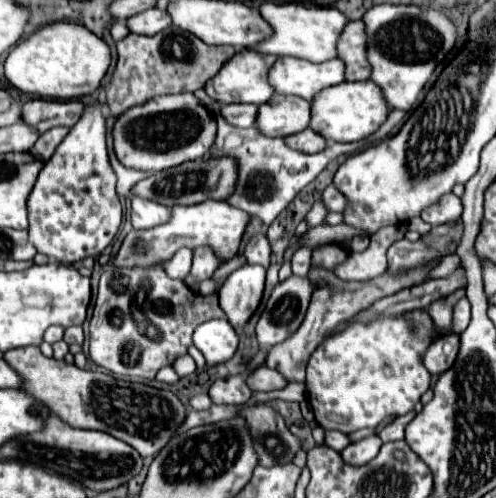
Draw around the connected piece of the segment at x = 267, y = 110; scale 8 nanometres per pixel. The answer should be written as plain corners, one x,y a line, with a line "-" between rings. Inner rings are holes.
275,94
267,104
259,106
255,126
267,136
291,136
307,128
311,116
311,104
297,96

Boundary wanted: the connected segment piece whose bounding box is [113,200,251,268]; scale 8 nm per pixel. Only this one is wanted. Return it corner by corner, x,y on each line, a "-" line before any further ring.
205,200
203,204
193,204
193,206
175,206
173,208
173,216
167,224
151,228
151,230
133,230
125,236
119,254
115,256
113,264
115,266
125,266
125,268
133,268
133,266
155,266
161,262
167,262
173,258
173,254
187,246
187,248
197,248
197,246
205,246
209,244
217,256
229,260
237,256
243,232
249,224
251,216
239,208
233,208
229,202
225,200

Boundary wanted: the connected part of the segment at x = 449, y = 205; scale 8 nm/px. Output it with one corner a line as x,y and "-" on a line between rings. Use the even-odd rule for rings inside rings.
447,194
447,196
443,196
443,200
439,204
431,204
431,208
425,208
421,212
421,218
425,222
429,222
431,226
439,226
439,224
459,220
461,210
463,210
461,200
455,194

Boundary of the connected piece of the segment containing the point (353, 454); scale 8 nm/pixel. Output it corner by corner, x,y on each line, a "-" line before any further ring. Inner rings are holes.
367,436
367,438
359,440
359,442
349,444
349,446
341,452
341,456
343,456
343,460
347,460
347,464
351,464
351,466
363,466
363,464
367,464
371,458
375,458
375,456
379,454
381,444
383,444
383,442
381,442
379,436

